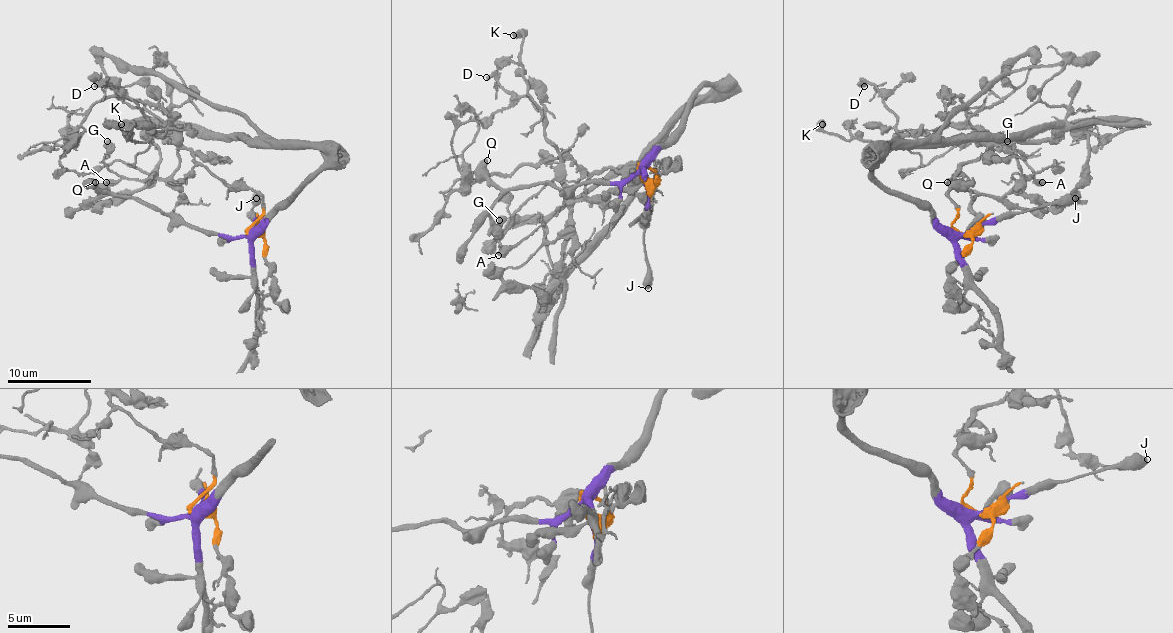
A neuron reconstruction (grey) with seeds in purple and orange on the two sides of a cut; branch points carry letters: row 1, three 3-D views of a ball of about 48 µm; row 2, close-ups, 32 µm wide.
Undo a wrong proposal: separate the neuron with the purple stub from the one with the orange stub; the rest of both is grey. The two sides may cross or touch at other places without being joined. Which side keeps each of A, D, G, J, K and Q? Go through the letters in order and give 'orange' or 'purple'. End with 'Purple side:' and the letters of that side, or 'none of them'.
A: orange
D: orange
G: orange
J: purple
K: orange
Q: purple
Purple side: J, Q

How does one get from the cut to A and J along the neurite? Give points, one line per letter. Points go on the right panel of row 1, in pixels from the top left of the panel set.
A: (963, 234), (948, 194), (956, 169), (992, 144), (1013, 146), (1028, 178), (1013, 178), (1042, 182)
J: (963, 232), (984, 224), (996, 224), (1038, 207), (1072, 203), (1076, 199)

